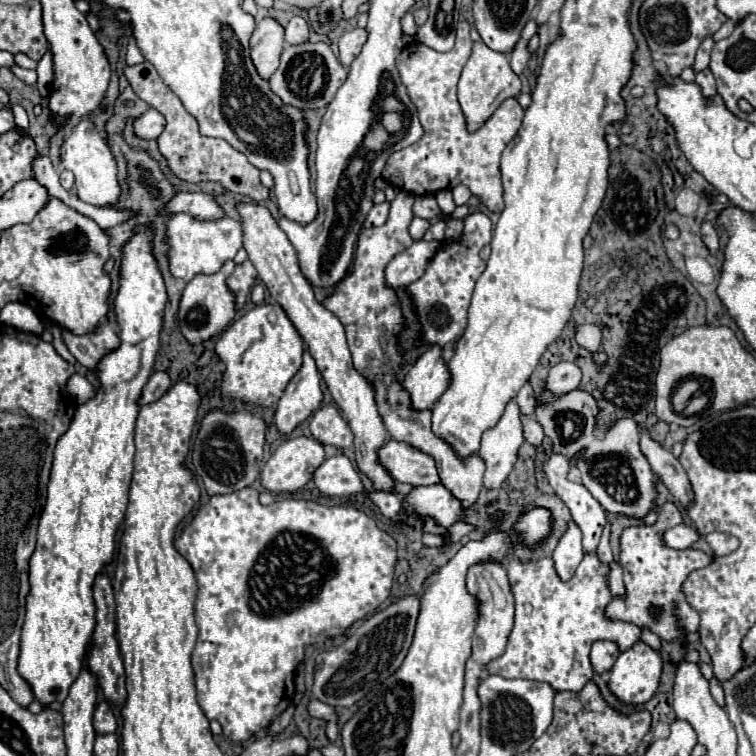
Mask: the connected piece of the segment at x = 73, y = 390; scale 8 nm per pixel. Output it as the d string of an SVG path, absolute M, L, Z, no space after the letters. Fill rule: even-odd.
M75 374L75 376L69 378L69 382L67 382L67 392L69 392L71 396L75 396L75 400L77 400L79 404L83 404L83 402L87 402L89 398L95 396L93 386L87 382L87 378L83 378L83 376L79 376L79 374Z

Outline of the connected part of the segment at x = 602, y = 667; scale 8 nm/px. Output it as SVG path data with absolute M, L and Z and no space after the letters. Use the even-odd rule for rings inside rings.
M611 640L595 642L593 648L591 648L591 664L593 664L593 670L597 674L609 672L613 668L617 656L619 656L619 648L617 648L615 642L611 642Z

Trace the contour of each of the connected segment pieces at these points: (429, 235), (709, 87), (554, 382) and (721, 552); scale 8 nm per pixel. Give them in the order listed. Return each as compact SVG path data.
M440 220L435 224L431 225L430 228L424 234L423 239L426 241L442 241L445 238L446 224L447 222Z
M707 68L707 70L697 72L695 82L703 88L703 94L705 94L709 100L713 100L713 98L717 96L717 90L715 90L715 78L713 78L713 74L711 74L711 70L709 70L709 68Z
M559 362L549 370L543 390L561 396L561 394L567 394L567 392L575 390L579 386L579 380L581 380L581 370L579 370L577 364Z
M711 532L705 538L707 538L707 542L711 544L711 548L717 556L727 556L733 550L737 550L737 546L739 546L739 540L735 536L729 536L729 534L723 534L723 532Z

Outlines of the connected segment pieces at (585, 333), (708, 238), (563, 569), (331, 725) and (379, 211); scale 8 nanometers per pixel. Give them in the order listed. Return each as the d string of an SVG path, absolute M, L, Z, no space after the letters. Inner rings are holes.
M585 324L585 326L579 326L577 328L577 342L579 346L595 352L595 362L597 364L603 364L607 360L605 352L601 350L601 330L593 324Z
M705 222L703 228L701 228L701 238L703 238L703 244L709 248L709 252L715 256L717 250L719 250L719 234L713 226L713 222Z
M569 522L567 532L559 540L555 552L553 552L553 562L559 578L565 582L575 574L575 568L583 560L585 552L581 548L581 530L575 522Z
M309 700L307 712L309 712L309 716L313 716L313 718L320 718L326 721L325 731L327 734L333 732L333 735L339 737L338 717L334 708L323 704L323 702L319 702L319 700Z
M389 202L375 204L375 206L371 208L371 212L367 214L365 228L371 228L371 226L381 226L381 224L387 220L387 214L389 214Z

